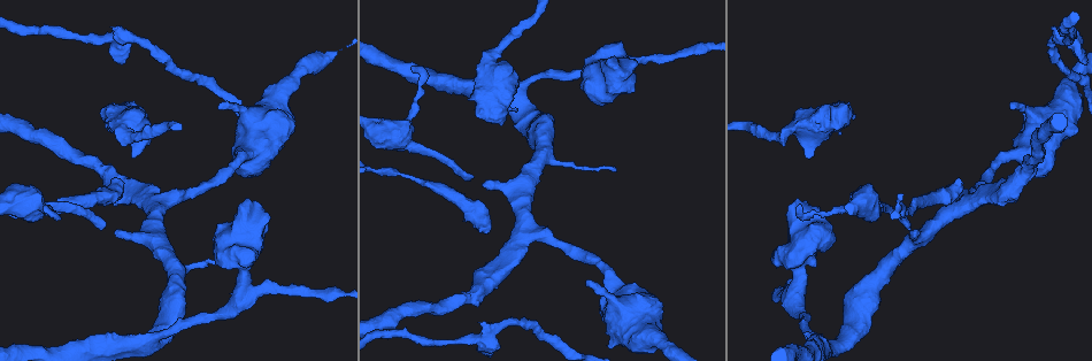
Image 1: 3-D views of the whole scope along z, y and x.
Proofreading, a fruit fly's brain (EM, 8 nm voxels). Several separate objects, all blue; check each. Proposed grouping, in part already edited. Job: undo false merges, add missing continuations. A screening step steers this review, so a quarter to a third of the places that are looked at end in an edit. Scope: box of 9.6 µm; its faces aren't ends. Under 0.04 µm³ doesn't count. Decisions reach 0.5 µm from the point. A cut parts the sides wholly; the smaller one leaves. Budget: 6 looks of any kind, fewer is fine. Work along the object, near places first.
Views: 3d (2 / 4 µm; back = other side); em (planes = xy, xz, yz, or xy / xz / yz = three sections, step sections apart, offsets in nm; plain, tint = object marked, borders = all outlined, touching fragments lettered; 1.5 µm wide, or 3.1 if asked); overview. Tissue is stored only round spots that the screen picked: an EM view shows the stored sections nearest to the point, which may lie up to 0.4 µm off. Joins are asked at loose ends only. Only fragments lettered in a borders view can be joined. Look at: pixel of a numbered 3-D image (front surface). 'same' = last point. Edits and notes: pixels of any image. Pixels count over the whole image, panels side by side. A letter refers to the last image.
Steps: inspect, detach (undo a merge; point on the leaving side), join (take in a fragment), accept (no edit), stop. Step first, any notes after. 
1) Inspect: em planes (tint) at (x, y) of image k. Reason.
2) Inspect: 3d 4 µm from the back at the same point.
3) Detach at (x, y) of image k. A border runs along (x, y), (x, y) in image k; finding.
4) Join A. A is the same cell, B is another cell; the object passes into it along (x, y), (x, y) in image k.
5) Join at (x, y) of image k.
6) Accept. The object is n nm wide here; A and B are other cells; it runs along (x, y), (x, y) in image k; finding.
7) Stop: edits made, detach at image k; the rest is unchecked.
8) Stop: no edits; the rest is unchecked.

Inspect: em planes (borders) at (482, 231) of image 1.

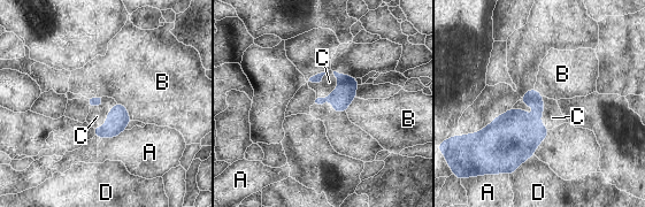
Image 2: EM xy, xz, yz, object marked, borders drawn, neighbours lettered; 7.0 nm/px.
Join C. C is the same cell, A, B and D are other cells; the object passes into it along (340, 98), (332, 90), (329, 82) in image 2; the cell continues.

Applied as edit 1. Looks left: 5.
Inspect: overview. See it whole again.

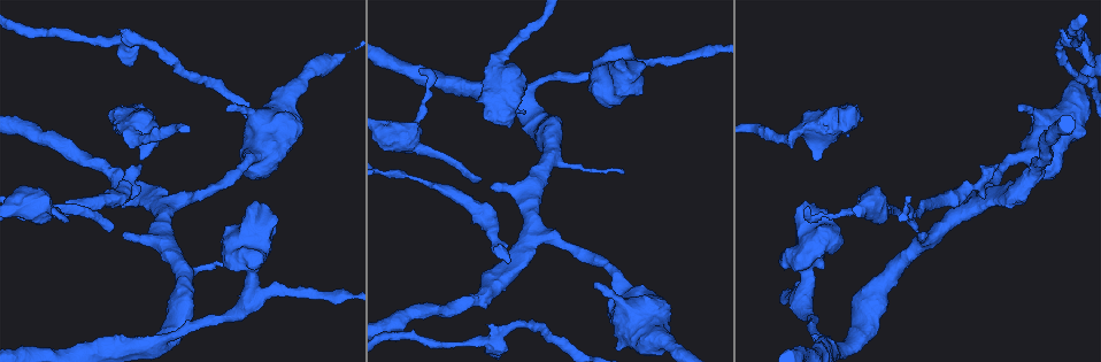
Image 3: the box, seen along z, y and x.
Inspect: em yz step 4 (borders) at (109, 113) of image 3. Stops while still wide.

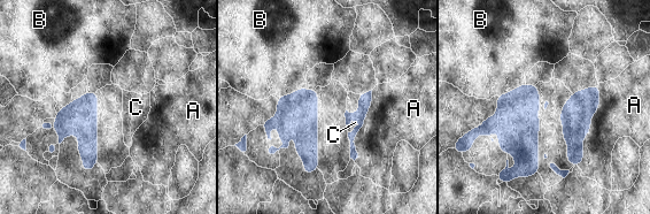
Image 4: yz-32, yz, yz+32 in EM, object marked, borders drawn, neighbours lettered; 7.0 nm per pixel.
Inspect: em xy step 4 (borders) at the same point.

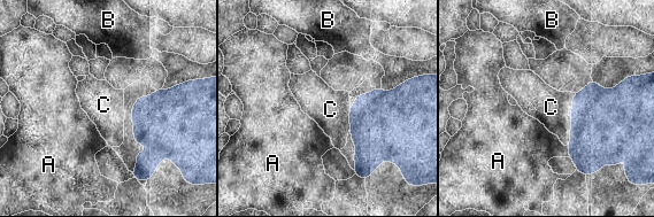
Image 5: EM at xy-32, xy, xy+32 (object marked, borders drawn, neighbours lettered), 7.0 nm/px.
Join C. C is the same cell, A and B are other cells; the object passes into it along (605, 124), (570, 118), (551, 107) in image 5; it goes on there.

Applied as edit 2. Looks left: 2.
Stop: edits made, join at image 2, join at image 5; the rest is unchecked.

